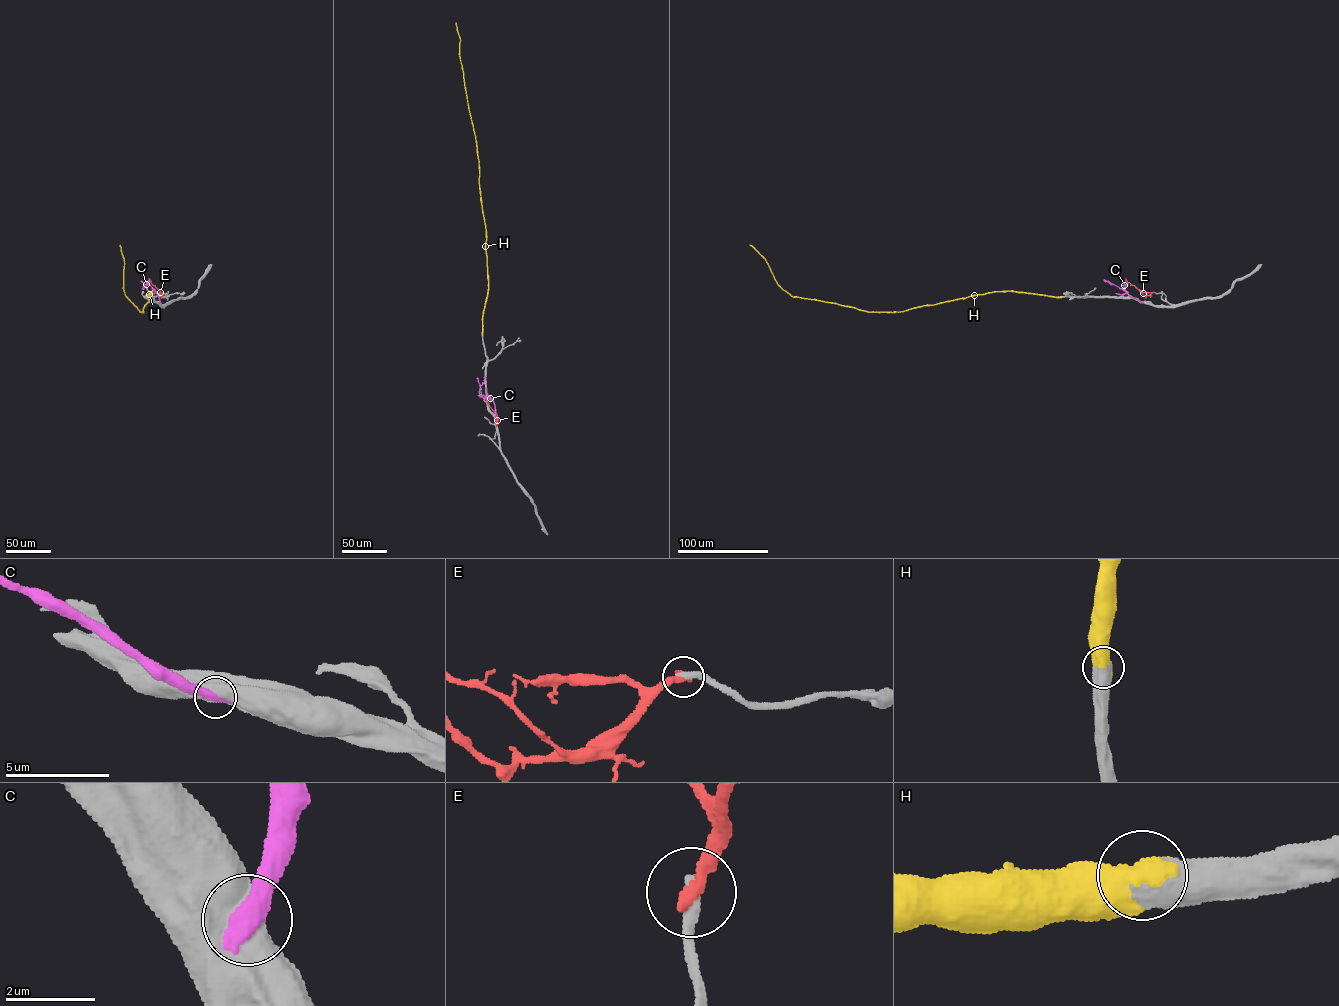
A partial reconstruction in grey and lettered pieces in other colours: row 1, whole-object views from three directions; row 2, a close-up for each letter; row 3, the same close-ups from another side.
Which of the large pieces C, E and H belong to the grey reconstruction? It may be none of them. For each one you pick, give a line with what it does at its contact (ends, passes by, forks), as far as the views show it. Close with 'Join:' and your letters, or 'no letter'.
H: it ends
Join: H

